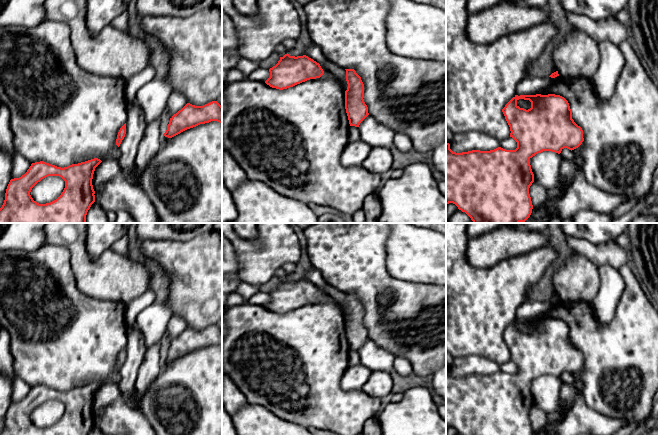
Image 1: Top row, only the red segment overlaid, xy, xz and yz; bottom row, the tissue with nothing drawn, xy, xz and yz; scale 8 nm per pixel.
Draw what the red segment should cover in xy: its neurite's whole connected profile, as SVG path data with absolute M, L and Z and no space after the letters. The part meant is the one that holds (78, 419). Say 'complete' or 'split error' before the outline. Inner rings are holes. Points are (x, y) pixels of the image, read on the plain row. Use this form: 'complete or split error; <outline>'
complete; M94 382L64 392L43 385L32 387L24 399L10 404L0 435L88 435L95 426L93 398L101 386ZM48 400L61 401L65 412L56 424L39 428L30 416Z

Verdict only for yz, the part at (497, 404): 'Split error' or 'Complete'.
Complete

